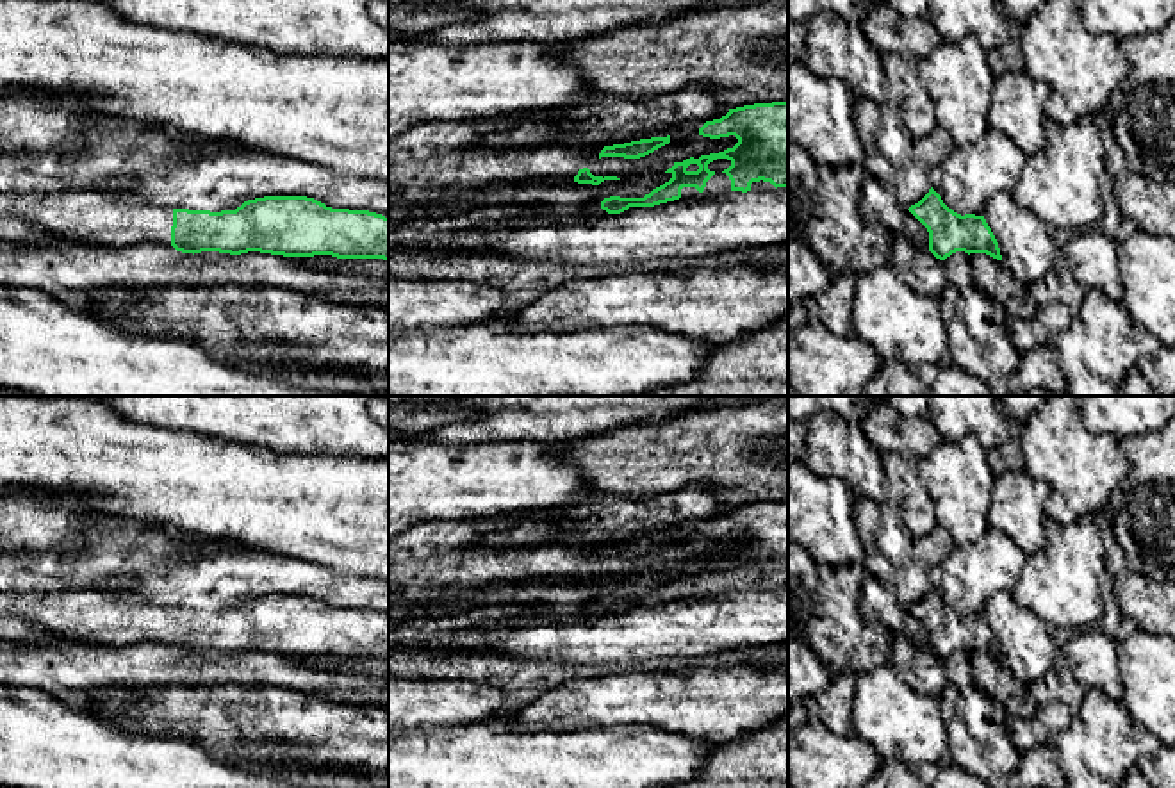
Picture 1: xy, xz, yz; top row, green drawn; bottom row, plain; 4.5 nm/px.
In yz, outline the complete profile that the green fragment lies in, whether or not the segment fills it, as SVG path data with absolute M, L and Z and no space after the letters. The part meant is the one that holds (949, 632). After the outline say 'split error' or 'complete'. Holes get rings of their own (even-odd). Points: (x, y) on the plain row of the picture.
M933 587L908 610L927 628L929 651L936 658L945 660L956 651L965 651L1002 660L998 642L984 615L954 612Z; complete

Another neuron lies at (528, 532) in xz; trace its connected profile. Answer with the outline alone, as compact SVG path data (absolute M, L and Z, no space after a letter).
M528 513L506 529L485 533L481 537L485 546L503 547L528 547L535 544L553 542L565 533L579 531L581 521L558 519L542 521L531 519Z

